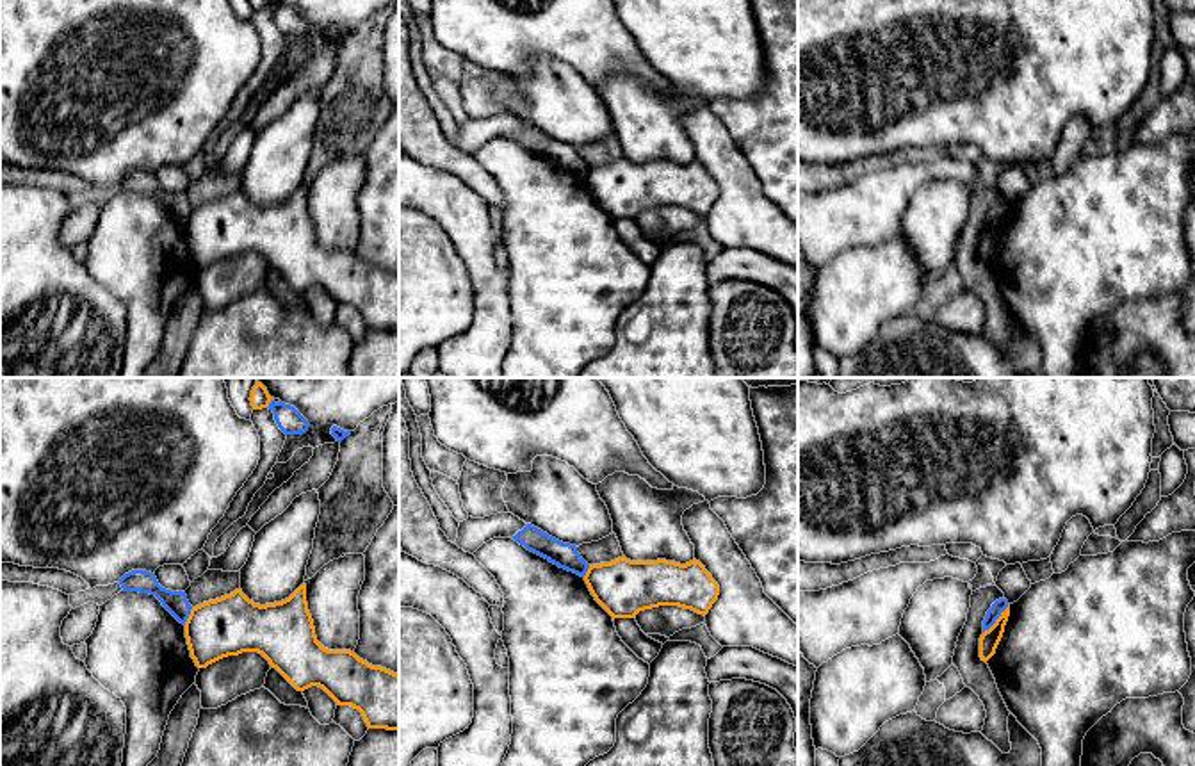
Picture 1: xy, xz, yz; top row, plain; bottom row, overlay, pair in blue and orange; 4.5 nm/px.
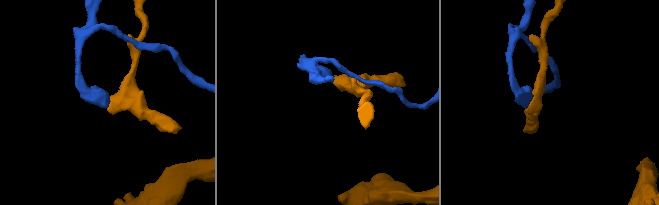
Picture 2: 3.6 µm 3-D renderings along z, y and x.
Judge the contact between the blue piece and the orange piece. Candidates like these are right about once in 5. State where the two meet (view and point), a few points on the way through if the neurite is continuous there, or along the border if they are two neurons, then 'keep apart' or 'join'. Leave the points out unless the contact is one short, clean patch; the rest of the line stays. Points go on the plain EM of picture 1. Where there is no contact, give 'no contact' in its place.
yz (998, 218) | keep apart

